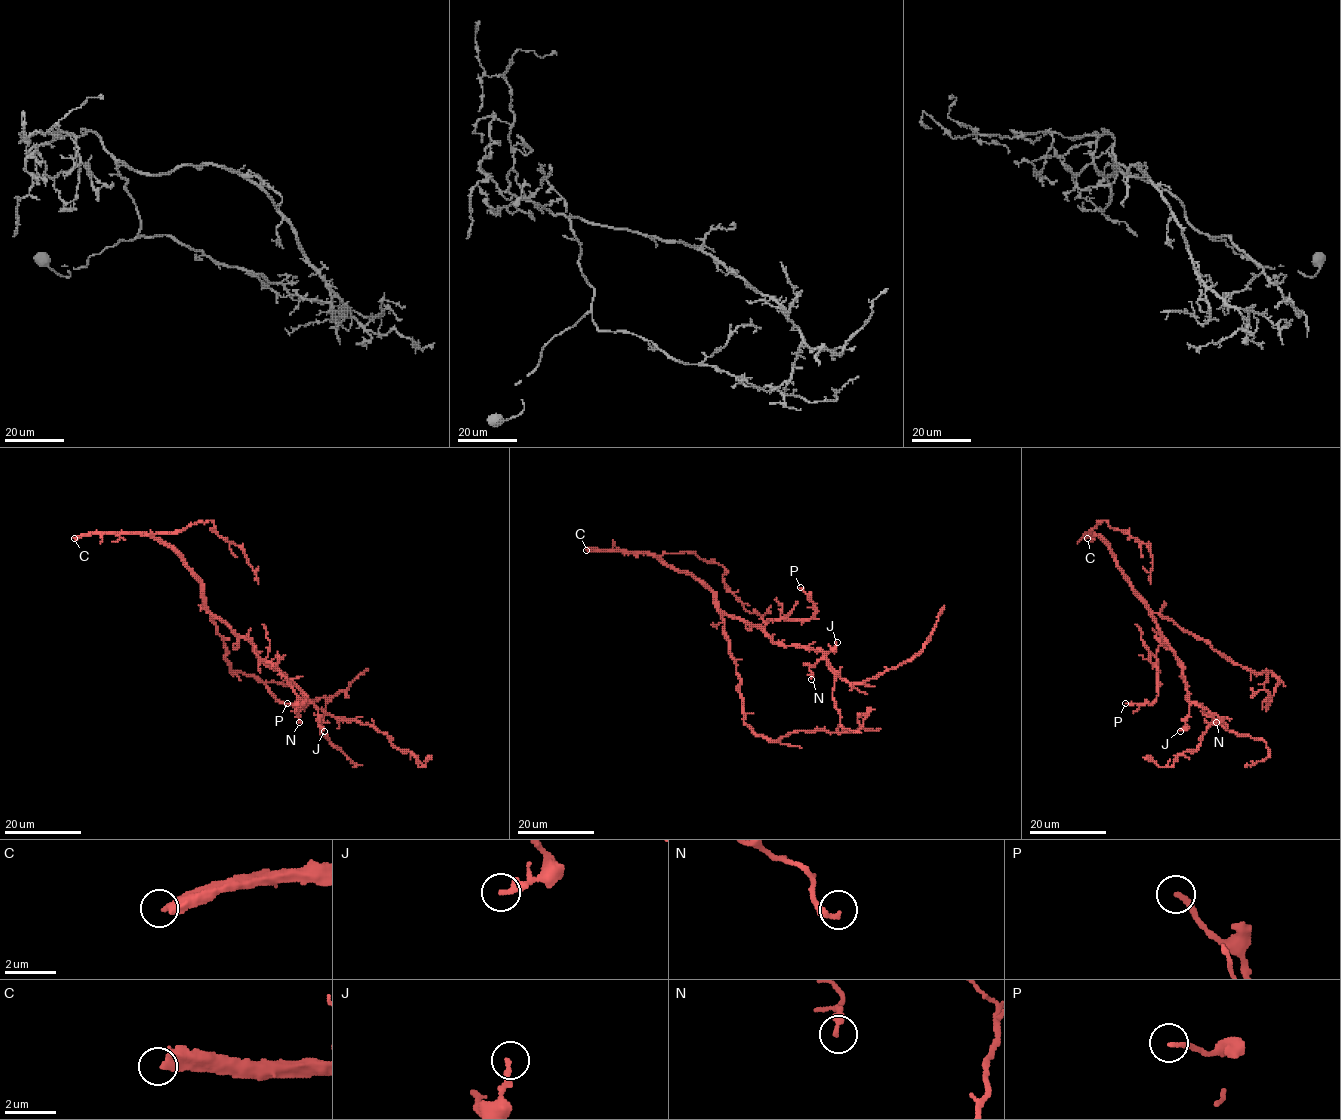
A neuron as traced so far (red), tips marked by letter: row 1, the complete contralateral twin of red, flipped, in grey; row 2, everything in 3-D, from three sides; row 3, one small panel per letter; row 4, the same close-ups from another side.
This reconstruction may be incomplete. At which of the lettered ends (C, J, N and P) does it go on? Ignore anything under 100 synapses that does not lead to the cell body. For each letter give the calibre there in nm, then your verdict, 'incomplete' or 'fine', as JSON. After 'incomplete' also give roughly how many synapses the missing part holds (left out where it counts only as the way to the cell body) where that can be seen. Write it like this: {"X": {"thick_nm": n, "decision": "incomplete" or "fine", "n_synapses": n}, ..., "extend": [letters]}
{"C": {"thick_nm": 360, "decision": "incomplete", "n_synapses": 600}, "J": {"thick_nm": 200, "decision": "fine"}, "N": {"thick_nm": 260, "decision": "fine"}, "P": {"thick_nm": 190, "decision": "fine"}, "extend": ["C"]}

